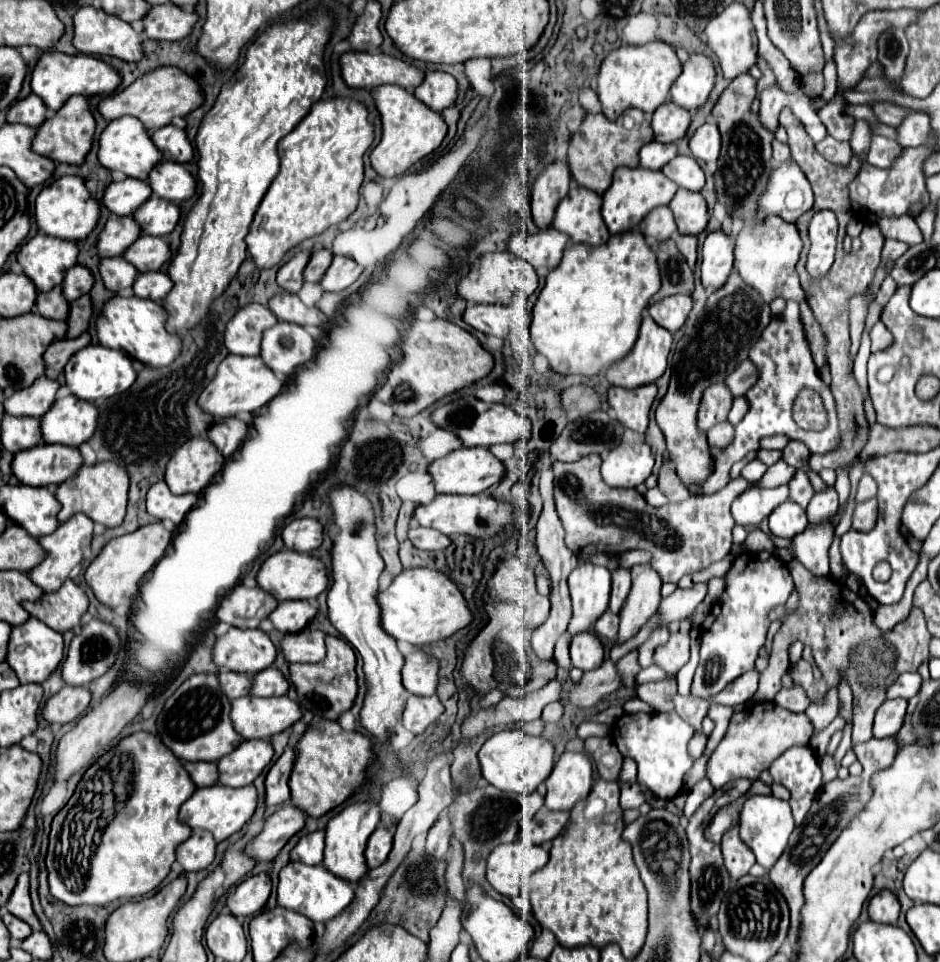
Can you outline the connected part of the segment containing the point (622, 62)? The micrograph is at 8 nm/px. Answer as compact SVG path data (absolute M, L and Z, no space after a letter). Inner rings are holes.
M652 41L646 45L622 45L604 59L598 73L598 97L602 103L602 113L608 119L618 119L618 115L622 115L626 109L636 107L650 115L668 99L670 85L680 75L680 67L682 63L674 49L664 41Z

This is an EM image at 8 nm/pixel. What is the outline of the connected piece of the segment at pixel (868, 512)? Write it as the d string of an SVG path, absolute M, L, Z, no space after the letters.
M876 497L862 501L856 511L854 511L854 519L852 519L852 529L856 531L870 531L876 523L878 517L878 501Z

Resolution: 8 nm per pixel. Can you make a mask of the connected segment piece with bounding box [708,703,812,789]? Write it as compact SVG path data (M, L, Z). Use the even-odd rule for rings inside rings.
M756 703L750 707L750 711L732 715L724 739L718 743L716 753L712 753L708 759L708 779L716 789L740 777L758 779L758 775L770 767L774 759L778 759L778 755L794 745L806 745L810 735L812 723L804 713L786 711L776 703Z

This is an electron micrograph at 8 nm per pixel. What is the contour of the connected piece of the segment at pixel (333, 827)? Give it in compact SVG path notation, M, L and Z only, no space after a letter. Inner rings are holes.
M370 801L352 803L346 809L342 809L334 819L330 819L330 823L326 827L326 847L324 847L322 865L330 873L338 875L340 879L346 879L352 885L360 883L360 879L368 875L368 867L366 867L366 859L364 859L366 841L368 841L370 833L376 829L378 819L380 819L378 803L370 803Z

